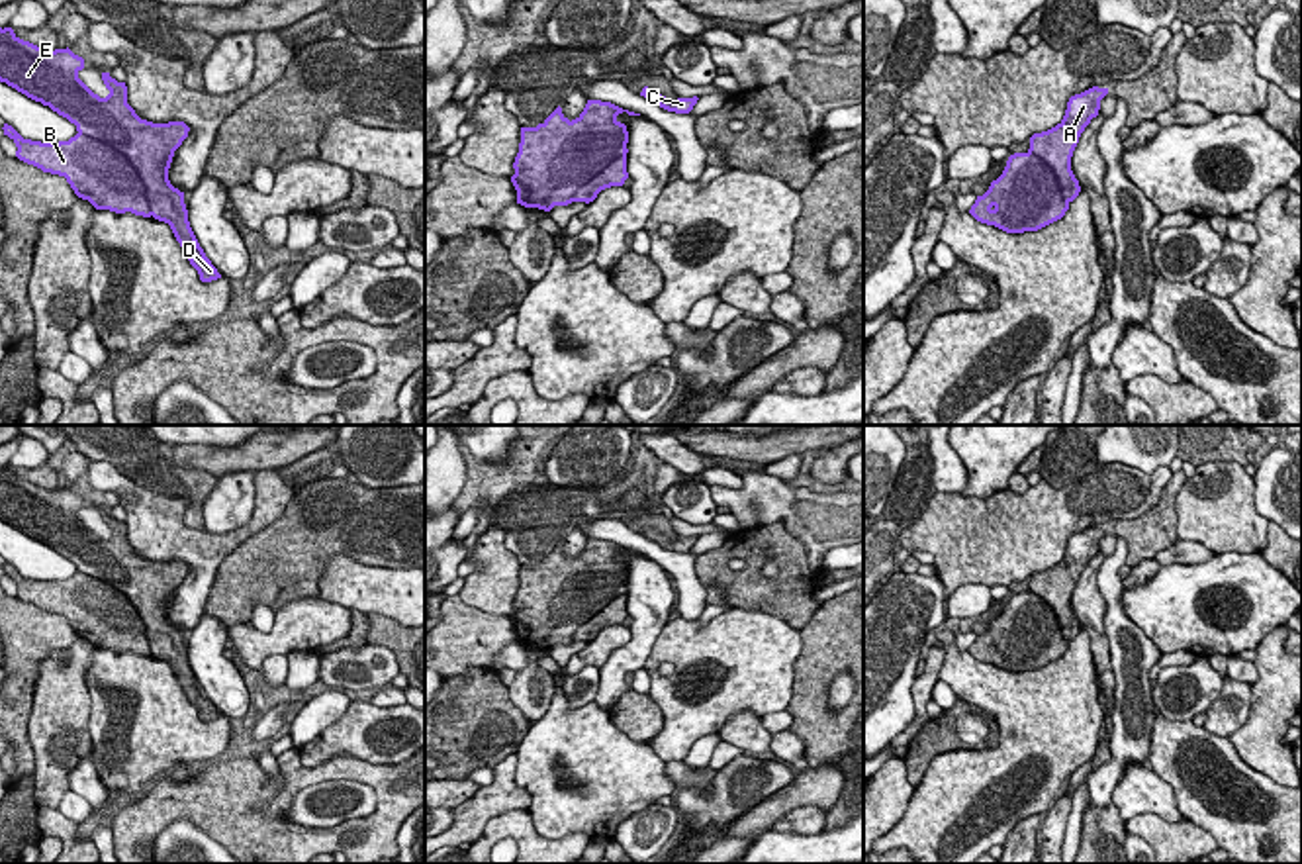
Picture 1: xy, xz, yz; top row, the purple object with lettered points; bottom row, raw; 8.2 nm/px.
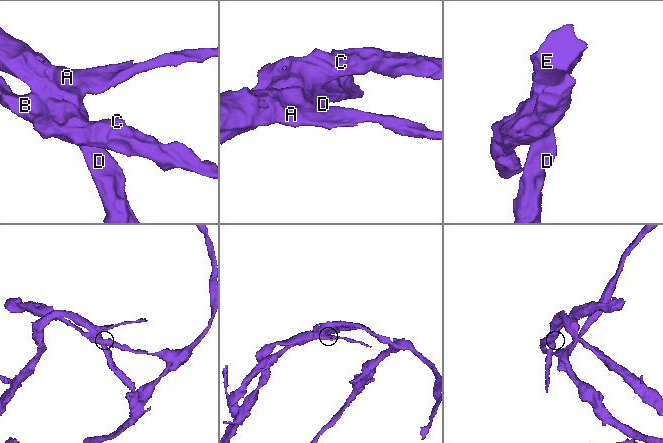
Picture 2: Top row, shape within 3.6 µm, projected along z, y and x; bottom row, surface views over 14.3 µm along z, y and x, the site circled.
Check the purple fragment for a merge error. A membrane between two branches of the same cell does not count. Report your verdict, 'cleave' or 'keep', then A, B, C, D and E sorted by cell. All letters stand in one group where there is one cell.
cleave; groups A D E / B C

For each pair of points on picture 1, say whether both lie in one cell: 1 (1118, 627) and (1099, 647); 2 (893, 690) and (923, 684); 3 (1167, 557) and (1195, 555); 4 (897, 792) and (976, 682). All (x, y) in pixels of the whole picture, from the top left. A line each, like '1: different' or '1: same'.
1: different
2: different
3: same
4: different

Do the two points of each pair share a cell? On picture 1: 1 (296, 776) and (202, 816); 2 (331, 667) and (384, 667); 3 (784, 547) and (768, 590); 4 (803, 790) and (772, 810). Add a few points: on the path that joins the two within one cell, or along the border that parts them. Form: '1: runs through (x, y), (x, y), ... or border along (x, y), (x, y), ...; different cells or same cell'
1: runs through (278, 802), (261, 819), (228, 819); same cell
2: runs through (345, 669), (371, 667); same cell
3: runs through (784, 557), (784, 575), (778, 580); same cell
4: runs through (795, 794), (780, 804); same cell

